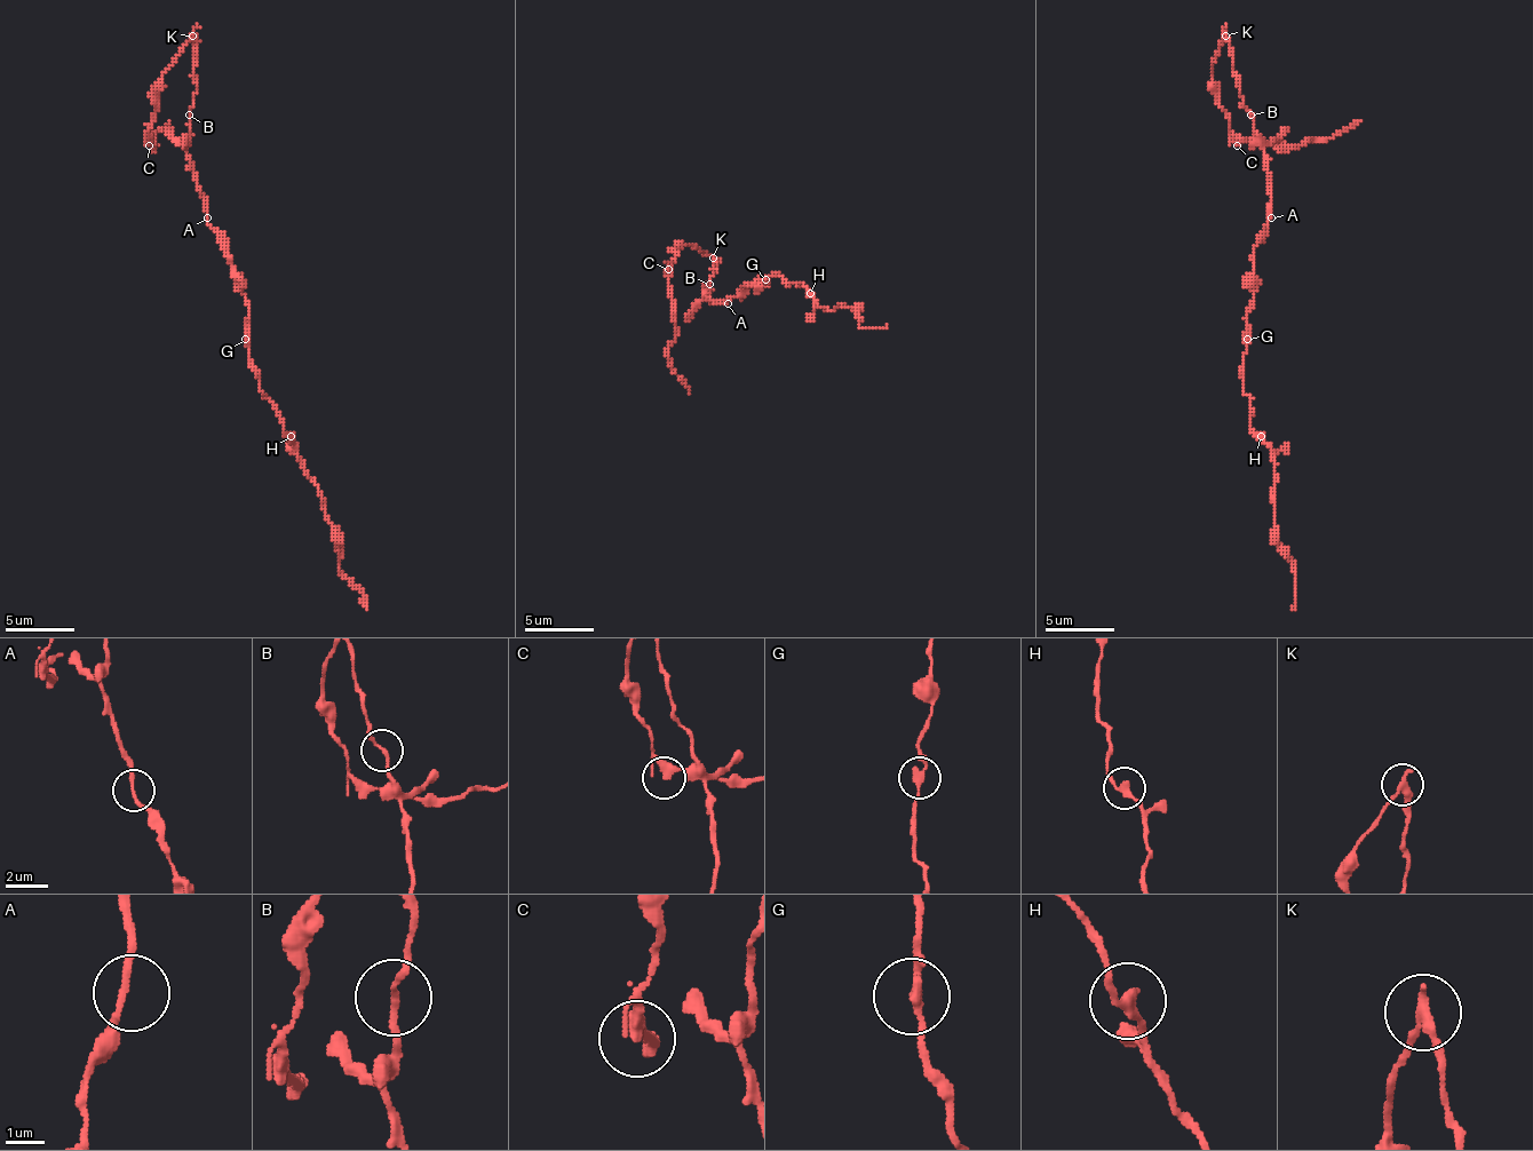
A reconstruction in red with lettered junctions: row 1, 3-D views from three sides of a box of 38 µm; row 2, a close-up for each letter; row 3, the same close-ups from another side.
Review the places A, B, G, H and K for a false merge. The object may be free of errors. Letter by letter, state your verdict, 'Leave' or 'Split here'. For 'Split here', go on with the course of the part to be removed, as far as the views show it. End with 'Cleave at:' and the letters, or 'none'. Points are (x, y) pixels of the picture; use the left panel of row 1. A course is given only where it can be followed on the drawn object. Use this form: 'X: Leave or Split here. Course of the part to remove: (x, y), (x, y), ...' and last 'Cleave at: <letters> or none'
A: Leave
B: Leave
G: Leave
H: Leave
K: Split here. Course of the part to remove: (193, 34), (163, 76), (159, 106), (149, 135), (156, 145), (149, 139), (169, 121)
Cleave at: K

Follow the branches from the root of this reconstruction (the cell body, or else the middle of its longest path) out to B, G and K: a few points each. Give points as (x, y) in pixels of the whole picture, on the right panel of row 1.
B: (1268, 217), (1271, 173), (1264, 139), (1254, 128), (1250, 114)
G: (1268, 217), (1268, 228), (1254, 249), (1254, 304), (1247, 315), (1247, 339)
K: (1268, 217), (1271, 173), (1264, 139), (1244, 103), (1225, 34)

